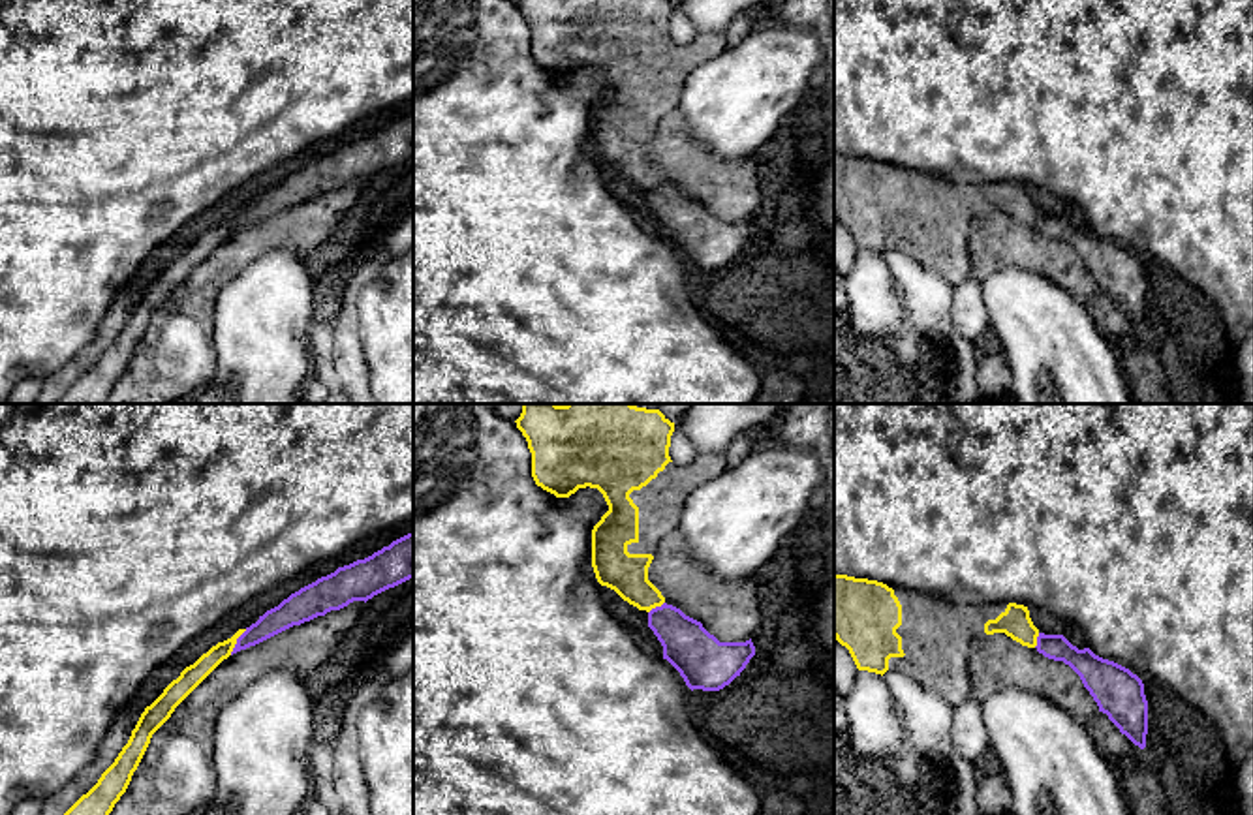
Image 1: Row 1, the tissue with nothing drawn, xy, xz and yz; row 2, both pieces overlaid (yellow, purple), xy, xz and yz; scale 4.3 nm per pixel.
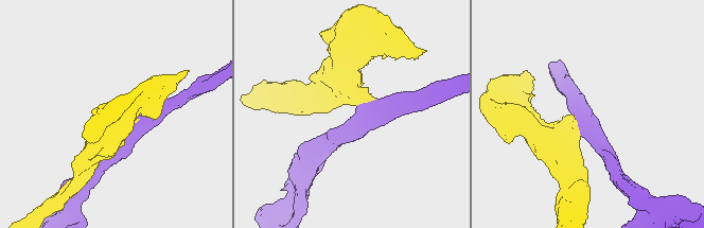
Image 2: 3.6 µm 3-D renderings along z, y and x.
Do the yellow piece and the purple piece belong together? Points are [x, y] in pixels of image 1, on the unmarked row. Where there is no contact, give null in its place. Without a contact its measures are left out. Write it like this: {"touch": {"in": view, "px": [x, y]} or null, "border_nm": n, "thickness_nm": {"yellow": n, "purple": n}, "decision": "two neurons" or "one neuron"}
{"touch": {"in": "xy", "px": [235, 222]}, "border_nm": 130, "thickness_nm": {"yellow": 90, "purple": 110}, "decision": "two neurons"}

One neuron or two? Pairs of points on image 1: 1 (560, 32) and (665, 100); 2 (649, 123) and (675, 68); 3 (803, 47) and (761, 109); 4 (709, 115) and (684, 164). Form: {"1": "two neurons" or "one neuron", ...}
{"1": "one neuron", "2": "one neuron", "3": "one neuron", "4": "two neurons"}

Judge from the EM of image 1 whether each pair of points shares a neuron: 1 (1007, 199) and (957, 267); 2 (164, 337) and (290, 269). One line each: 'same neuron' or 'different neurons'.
1: same neuron
2: different neurons

